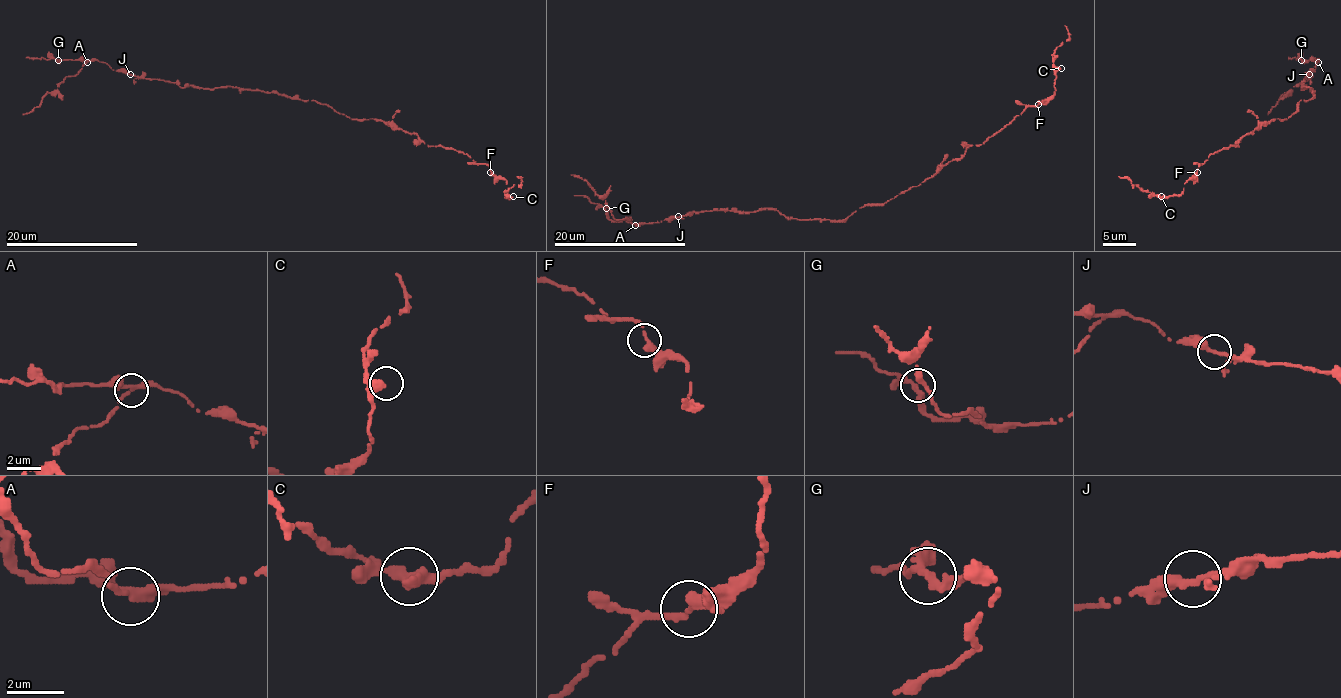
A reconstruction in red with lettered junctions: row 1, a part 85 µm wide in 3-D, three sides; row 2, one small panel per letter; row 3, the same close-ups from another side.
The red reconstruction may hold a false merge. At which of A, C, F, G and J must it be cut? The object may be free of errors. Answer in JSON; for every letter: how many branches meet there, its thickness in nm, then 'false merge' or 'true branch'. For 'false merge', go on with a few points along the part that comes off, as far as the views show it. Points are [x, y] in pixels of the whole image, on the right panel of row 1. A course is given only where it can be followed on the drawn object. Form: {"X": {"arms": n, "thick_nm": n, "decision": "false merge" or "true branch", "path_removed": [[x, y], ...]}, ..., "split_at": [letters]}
{"A": {"arms": 2, "thick_nm": 280, "decision": "false merge", "path_removed": [[1317, 61], [1311, 73], [1313, 76], [1286, 93], [1268, 114]]}, "C": {"arms": 2, "thick_nm": 300, "decision": "true branch"}, "F": {"arms": 2, "thick_nm": 300, "decision": "true branch"}, "G": {"arms": 2, "thick_nm": 300, "decision": "true branch"}, "J": {"arms": 2, "thick_nm": 280, "decision": "true branch"}, "split_at": ["A"]}

